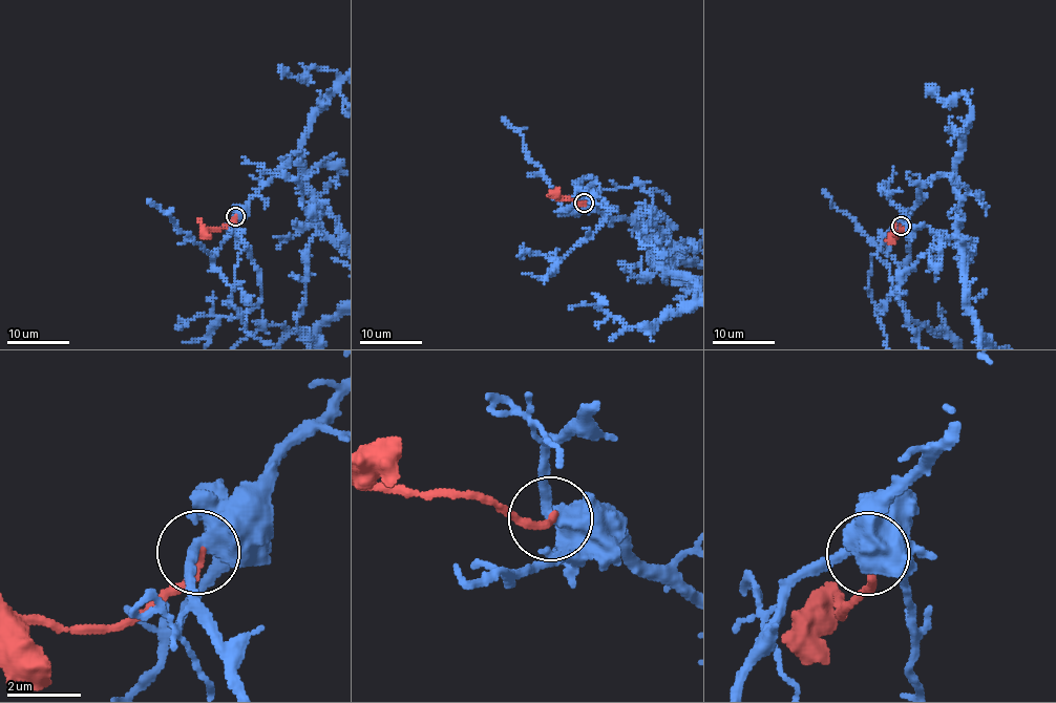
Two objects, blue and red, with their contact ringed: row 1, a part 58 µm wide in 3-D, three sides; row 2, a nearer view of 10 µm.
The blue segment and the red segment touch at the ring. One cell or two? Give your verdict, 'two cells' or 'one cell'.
two cells

